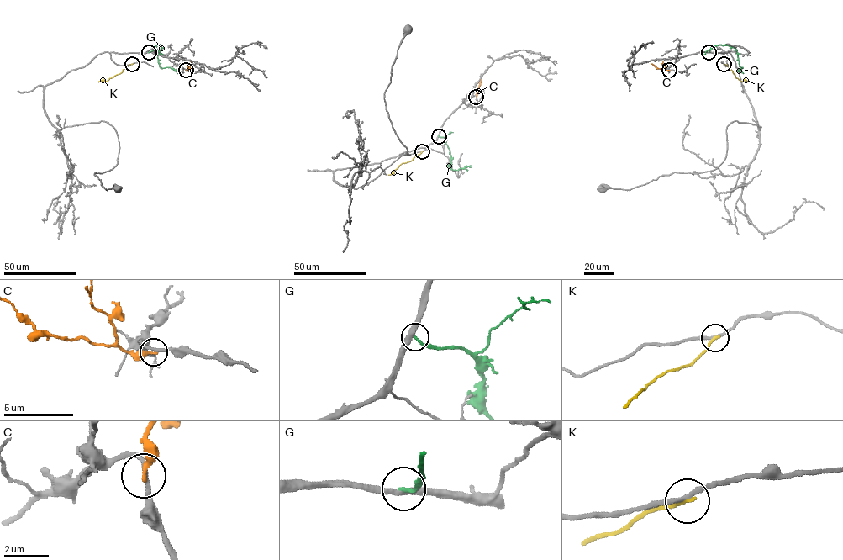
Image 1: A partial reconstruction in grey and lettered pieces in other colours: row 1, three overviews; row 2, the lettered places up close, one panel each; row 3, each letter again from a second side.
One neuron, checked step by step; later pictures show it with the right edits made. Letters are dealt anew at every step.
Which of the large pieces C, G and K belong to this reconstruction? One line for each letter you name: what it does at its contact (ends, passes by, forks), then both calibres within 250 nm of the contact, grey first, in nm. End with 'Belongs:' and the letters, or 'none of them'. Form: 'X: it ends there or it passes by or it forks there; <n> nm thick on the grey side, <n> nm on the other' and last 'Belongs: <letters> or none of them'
Belongs: none of them

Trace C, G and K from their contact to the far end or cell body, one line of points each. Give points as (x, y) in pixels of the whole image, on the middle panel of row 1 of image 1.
C: (476, 97), (481, 79)
G: (439, 135), (445, 139), (450, 150), (451, 161), (448, 166), (456, 171), (470, 167)
K: (422, 151), (388, 175)

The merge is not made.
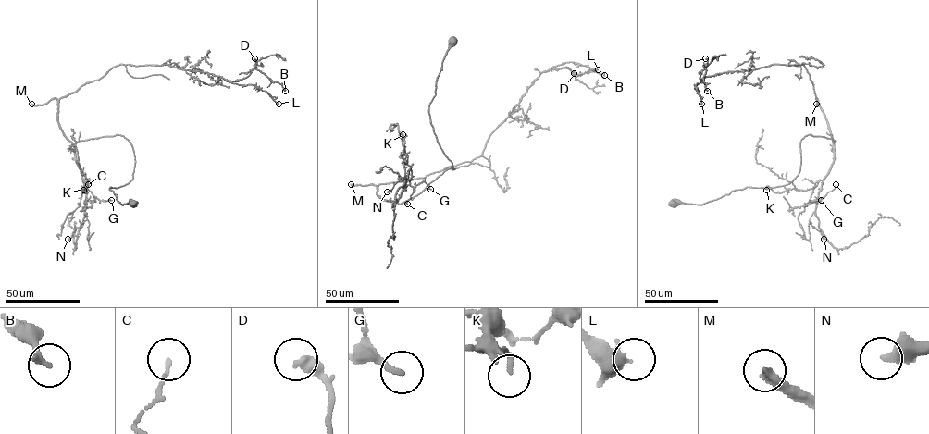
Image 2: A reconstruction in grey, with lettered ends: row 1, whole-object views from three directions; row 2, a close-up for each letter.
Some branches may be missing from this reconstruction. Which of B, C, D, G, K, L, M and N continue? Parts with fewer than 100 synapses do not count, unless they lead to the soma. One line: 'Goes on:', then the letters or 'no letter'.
Goes on: M

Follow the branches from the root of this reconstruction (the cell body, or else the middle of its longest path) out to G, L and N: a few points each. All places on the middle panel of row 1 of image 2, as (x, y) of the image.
G: (452, 42), (428, 112), (454, 169), (408, 199), (393, 202), (406, 185), (424, 180), (430, 189)
L: (452, 42), (428, 112), (454, 169), (384, 200), (379, 184), (478, 157), (541, 72), (598, 69)
N: (452, 42), (428, 112), (454, 169), (401, 204), (393, 202), (405, 177), (387, 192)

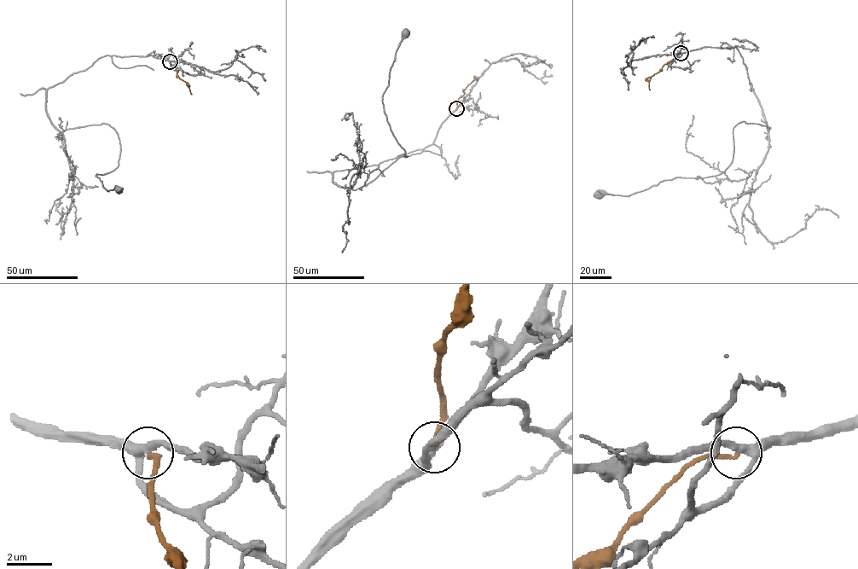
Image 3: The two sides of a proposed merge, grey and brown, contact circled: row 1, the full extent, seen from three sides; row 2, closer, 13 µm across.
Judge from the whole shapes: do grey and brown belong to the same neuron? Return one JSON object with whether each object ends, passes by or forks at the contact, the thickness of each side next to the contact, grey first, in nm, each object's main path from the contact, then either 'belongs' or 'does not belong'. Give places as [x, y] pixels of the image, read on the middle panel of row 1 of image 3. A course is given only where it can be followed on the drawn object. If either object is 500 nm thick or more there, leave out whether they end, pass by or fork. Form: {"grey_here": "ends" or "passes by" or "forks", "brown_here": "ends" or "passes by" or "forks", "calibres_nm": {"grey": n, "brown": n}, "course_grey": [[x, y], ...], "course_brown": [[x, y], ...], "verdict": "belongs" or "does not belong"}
{"grey_here": "forks", "brown_here": "ends", "calibres_nm": {"grey": 300, "brown": 190}, "course_grey": [[456, 108], [431, 144], [378, 165], [337, 171], [333, 181], [356, 189], [407, 156], [382, 100], [405, 33]], "course_brown": [[456, 108], [457, 101], [465, 93], [463, 90], [473, 80], [478, 79]], "verdict": "does not belong"}

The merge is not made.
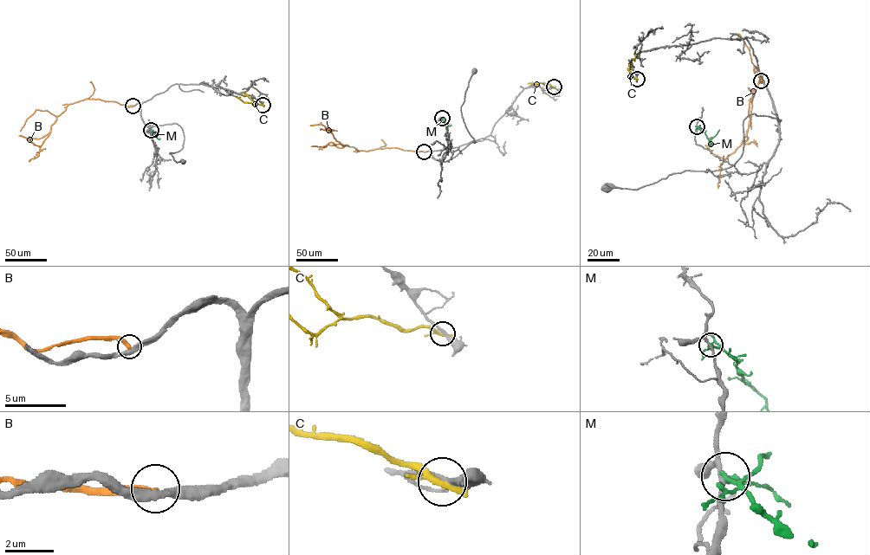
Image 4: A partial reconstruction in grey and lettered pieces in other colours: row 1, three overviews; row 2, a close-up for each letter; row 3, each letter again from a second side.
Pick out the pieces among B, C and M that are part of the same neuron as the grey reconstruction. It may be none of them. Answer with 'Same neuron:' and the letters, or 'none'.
Same neuron: none

